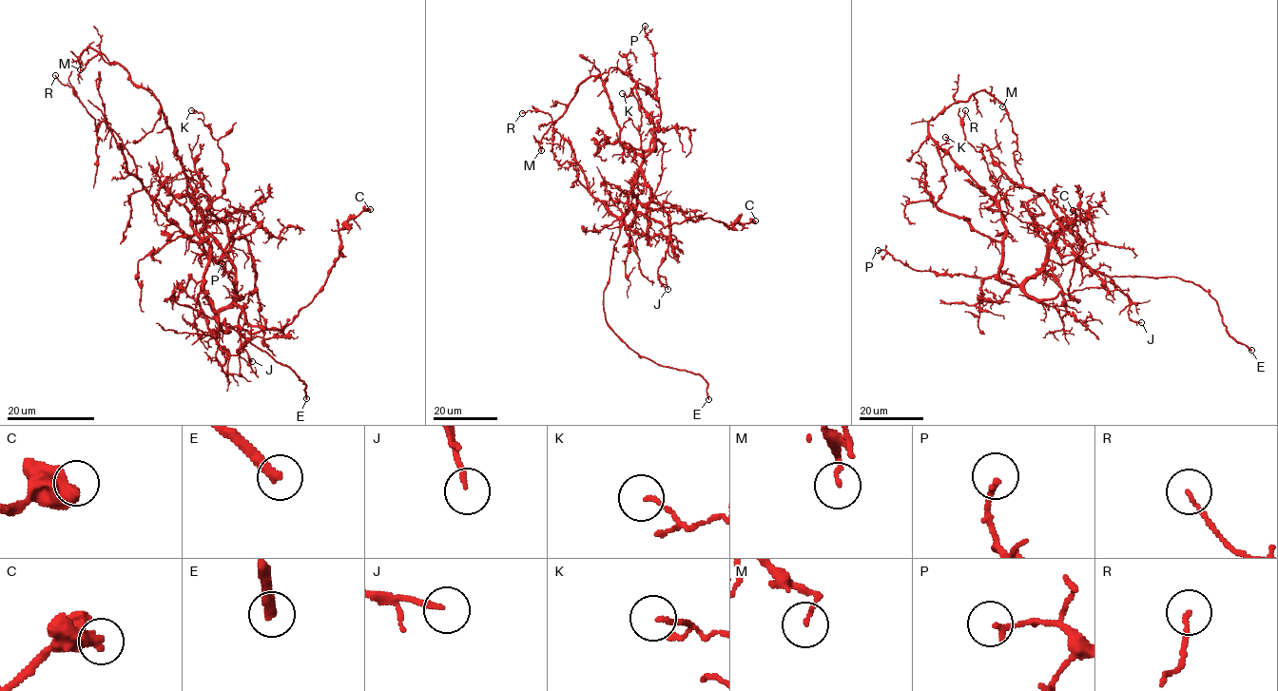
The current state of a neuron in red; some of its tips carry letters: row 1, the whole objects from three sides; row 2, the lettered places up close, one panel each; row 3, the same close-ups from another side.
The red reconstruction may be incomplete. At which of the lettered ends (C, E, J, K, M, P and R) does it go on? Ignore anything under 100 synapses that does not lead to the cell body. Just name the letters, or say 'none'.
E

